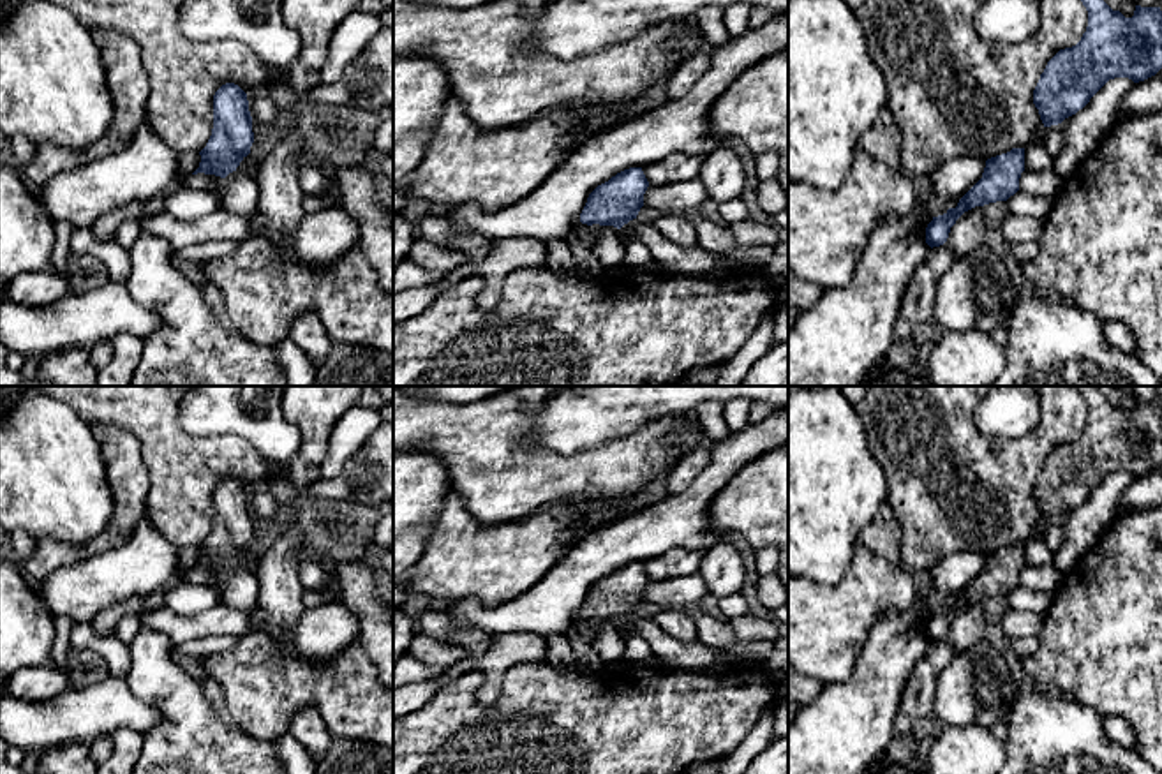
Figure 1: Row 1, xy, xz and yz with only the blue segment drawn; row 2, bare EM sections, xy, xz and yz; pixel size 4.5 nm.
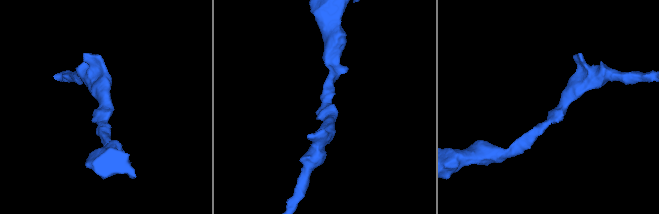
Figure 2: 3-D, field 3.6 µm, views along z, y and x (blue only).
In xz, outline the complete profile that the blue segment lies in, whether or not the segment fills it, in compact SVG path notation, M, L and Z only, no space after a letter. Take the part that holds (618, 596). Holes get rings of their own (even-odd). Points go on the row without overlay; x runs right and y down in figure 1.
M629 562L617 568L589 589L580 608L580 617L587 621L600 619L621 624L629 615L637 614L644 601L647 582L649 577L642 562Z

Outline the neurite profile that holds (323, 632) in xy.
M342 599L305 610L291 629L296 651L317 665L331 663L358 635L360 617Z

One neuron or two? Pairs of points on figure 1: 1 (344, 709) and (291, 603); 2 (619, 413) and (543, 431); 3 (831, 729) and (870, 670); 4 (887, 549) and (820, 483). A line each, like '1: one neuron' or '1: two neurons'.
1: two neurons
2: one neuron
3: one neuron
4: two neurons

